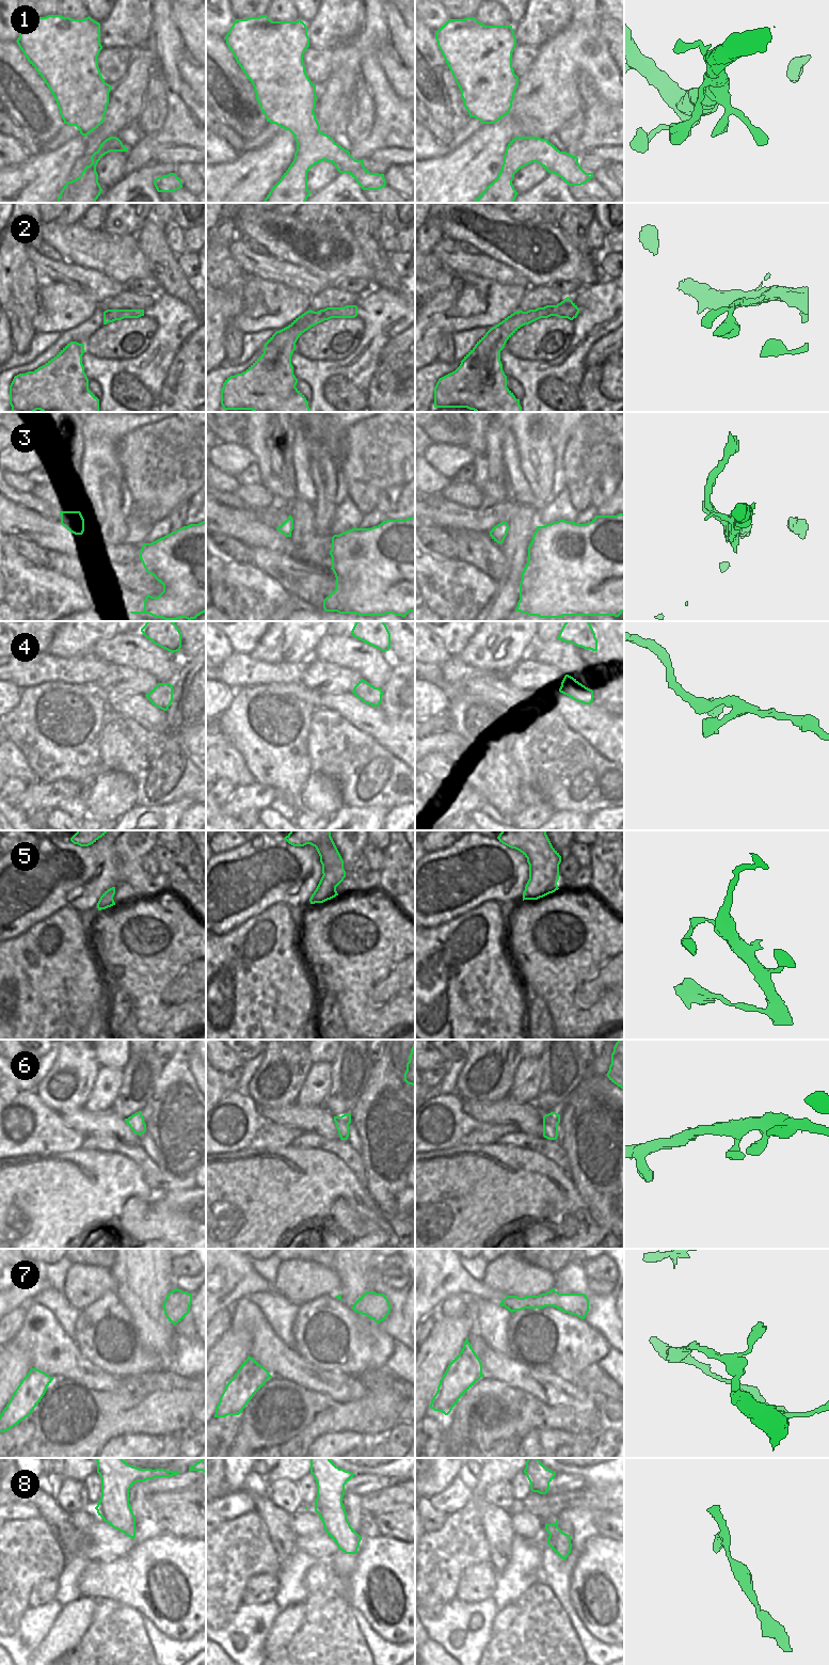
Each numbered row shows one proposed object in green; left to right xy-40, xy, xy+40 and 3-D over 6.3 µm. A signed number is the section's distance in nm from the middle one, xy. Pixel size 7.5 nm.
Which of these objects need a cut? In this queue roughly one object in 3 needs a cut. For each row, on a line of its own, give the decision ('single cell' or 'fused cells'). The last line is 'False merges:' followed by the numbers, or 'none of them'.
1: single cell
2: single cell
3: single cell
4: single cell
5: fused cells
6: single cell
7: single cell
8: single cell
False merges: 5

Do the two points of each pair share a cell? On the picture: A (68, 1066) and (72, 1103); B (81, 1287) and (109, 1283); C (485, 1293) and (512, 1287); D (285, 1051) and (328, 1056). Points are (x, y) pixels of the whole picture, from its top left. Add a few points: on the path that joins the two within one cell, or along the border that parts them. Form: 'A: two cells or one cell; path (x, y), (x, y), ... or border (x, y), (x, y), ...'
A: one cell; path (72, 1075), (78, 1084), (73, 1094)
B: one cell; path (88, 1283), (102, 1283)
C: two cells; border (482, 1280), (488, 1286), (501, 1294)
D: two cells; border (307, 1050), (307, 1055), (313, 1062)

